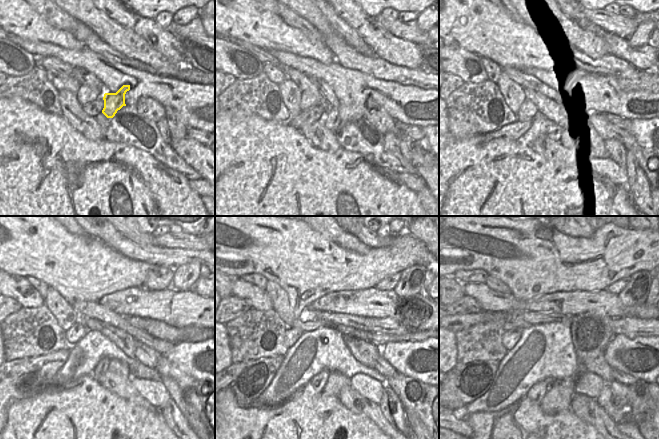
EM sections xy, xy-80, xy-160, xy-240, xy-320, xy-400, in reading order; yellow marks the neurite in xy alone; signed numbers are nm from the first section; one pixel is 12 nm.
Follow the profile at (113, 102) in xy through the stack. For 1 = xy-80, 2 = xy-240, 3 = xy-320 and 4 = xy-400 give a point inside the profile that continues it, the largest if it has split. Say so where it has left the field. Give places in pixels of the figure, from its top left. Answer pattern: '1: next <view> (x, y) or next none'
1: next xy-80 (331, 119)
2: next xy-240 (102, 367)
3: next xy-320 (319, 381)
4: next xy-400 (536, 393)

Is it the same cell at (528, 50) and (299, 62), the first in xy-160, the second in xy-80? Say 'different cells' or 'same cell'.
different cells

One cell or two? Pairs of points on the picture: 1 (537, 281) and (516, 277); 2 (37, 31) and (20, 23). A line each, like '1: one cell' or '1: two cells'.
1: one cell
2: one cell

